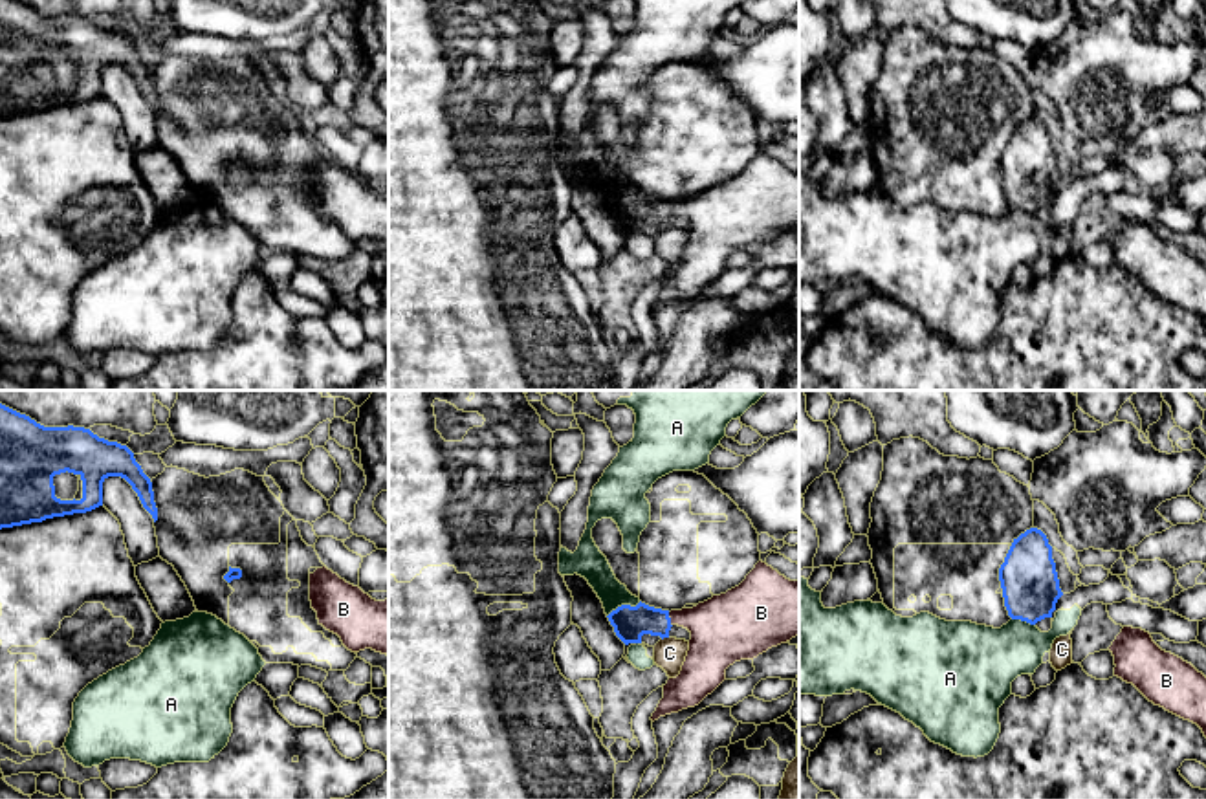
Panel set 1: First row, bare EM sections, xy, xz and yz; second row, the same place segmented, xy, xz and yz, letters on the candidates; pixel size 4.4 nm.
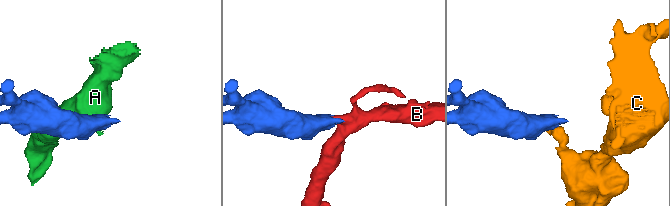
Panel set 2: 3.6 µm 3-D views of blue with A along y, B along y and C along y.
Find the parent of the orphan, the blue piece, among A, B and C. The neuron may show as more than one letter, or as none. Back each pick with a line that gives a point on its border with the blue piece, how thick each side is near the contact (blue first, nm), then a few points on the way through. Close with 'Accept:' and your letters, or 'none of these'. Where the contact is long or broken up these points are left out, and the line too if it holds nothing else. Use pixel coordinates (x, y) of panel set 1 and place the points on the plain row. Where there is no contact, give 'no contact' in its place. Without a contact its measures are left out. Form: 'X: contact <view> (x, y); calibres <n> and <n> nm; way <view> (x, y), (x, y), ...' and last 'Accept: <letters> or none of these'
B: contact xz (669, 209); calibres 150 and 300 nm; way xz (629, 213), (638, 209), (669, 209), (702, 209), (724, 218)
Accept: B

